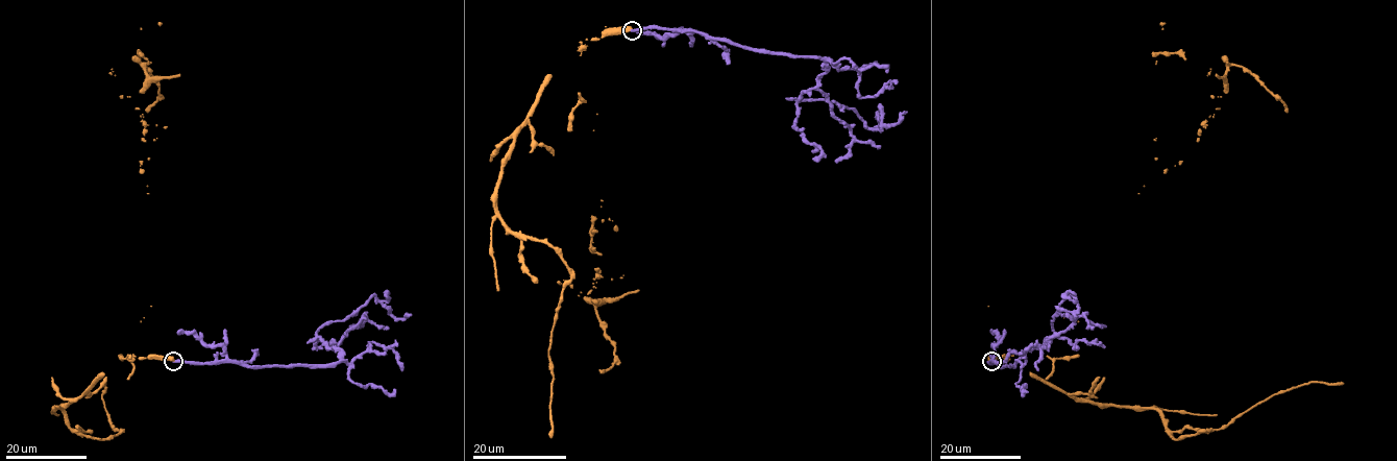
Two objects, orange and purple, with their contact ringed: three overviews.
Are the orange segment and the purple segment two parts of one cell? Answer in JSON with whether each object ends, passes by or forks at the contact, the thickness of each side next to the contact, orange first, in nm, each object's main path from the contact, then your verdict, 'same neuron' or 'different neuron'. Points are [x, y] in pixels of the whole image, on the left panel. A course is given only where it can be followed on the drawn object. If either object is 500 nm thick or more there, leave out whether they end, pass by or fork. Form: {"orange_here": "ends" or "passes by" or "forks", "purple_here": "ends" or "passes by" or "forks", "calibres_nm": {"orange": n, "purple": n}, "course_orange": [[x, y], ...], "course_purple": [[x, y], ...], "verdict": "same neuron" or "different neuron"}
{"orange_here": "ends", "purple_here": "ends", "calibres_nm": {"orange": 480, "purple": 320}, "course_orange": [[174, 361], [129, 355], [103, 377], [133, 369], [121, 356], [141, 321], [138, 58], [162, 23]], "course_purple": [[174, 361], [336, 364], [341, 350], [317, 332], [325, 324], [349, 317], [374, 295], [394, 316], [411, 314]], "verdict": "different neuron"}

